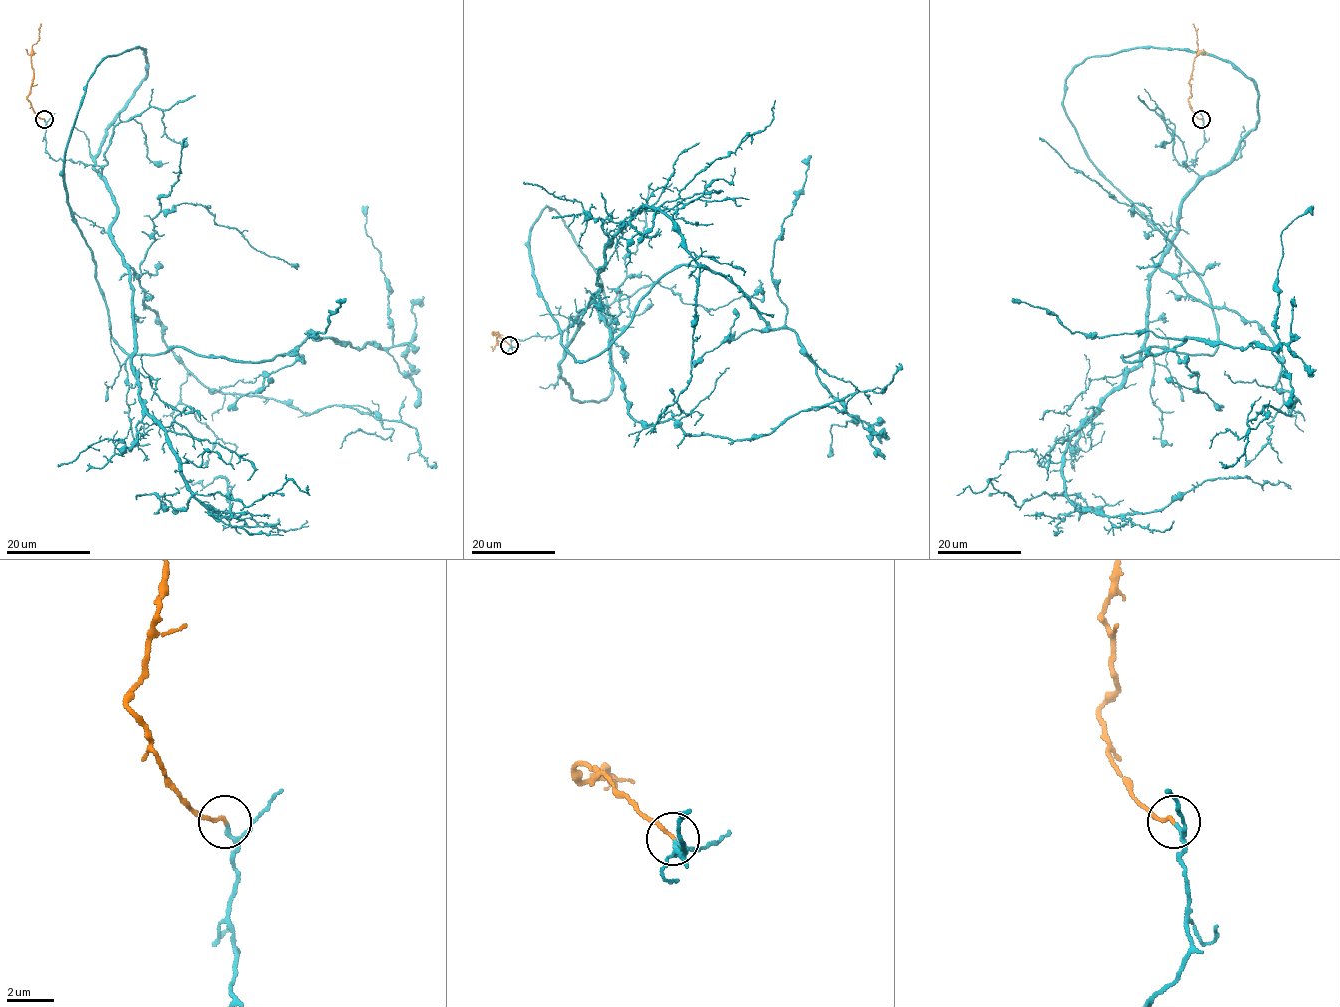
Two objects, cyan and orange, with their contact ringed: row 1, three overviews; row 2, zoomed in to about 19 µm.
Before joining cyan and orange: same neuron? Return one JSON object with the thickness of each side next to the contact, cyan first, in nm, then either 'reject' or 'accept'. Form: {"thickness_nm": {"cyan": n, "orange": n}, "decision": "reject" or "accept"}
{"thickness_nm": {"cyan": 120, "orange": 150}, "decision": "accept"}

